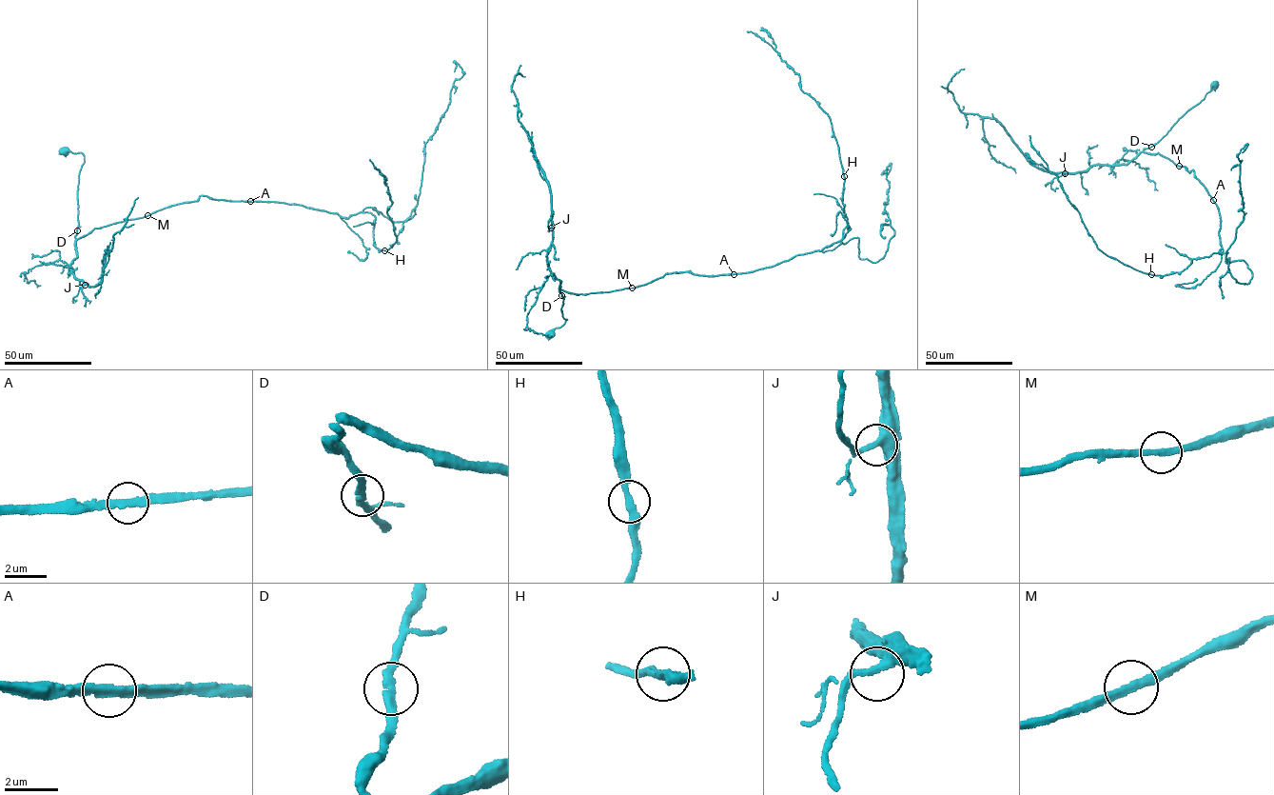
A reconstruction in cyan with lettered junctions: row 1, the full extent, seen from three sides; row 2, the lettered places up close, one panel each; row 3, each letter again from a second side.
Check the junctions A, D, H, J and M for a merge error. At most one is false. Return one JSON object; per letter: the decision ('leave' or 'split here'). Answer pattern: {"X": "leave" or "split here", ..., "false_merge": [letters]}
{"A": "leave", "D": "leave", "H": "leave", "J": "leave", "M": "leave", "false_merge": []}

